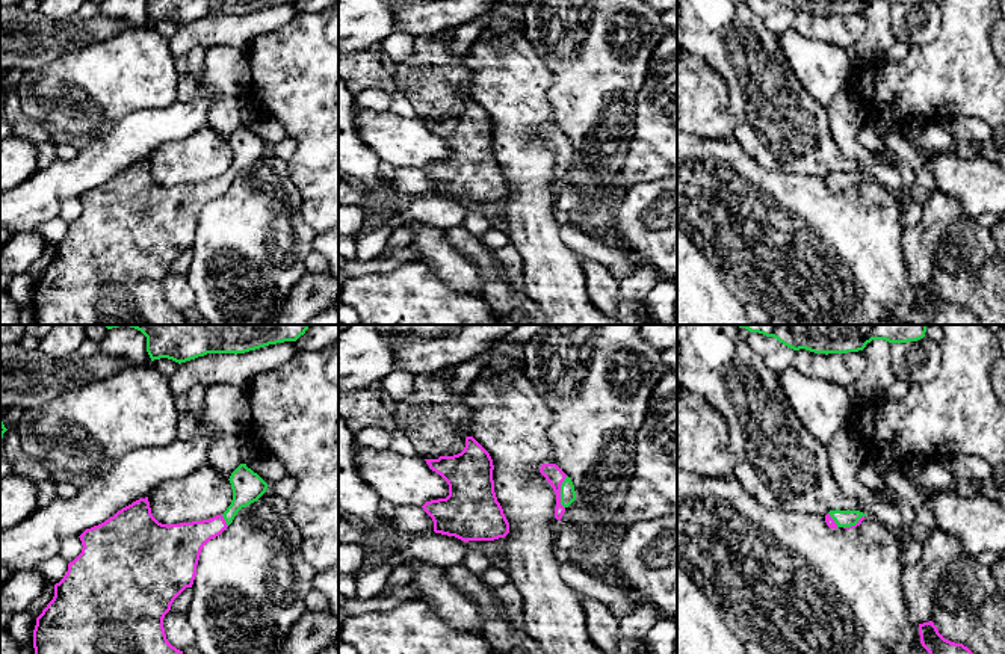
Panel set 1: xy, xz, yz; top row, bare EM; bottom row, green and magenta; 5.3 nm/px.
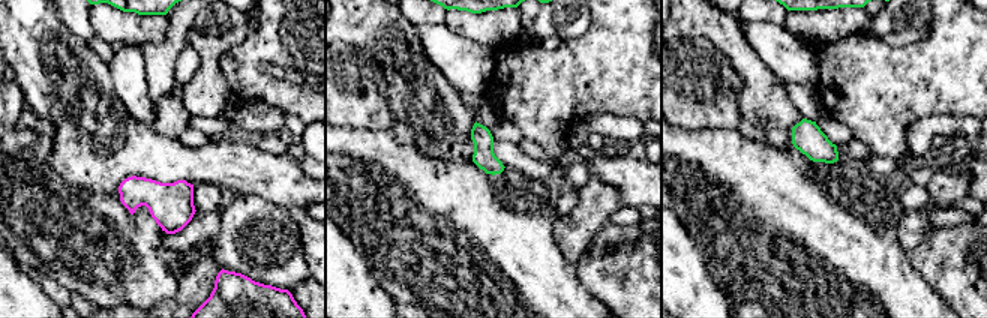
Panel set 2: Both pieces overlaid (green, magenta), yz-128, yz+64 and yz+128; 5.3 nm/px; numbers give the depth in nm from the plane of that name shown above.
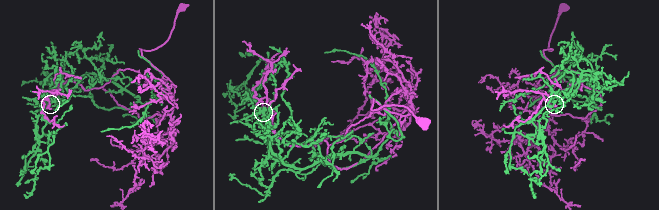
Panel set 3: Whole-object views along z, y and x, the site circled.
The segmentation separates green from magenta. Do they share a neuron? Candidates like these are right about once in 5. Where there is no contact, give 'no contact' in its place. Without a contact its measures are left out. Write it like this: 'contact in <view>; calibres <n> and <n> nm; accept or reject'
contact in xz; calibres 80 and 100 nm; reject

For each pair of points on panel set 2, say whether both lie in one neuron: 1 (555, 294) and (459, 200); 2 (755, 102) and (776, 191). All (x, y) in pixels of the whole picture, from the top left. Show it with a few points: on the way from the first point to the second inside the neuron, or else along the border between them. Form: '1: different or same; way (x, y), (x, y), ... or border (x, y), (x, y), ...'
1: same; way (531, 272), (483, 224)
2: different; border (737, 129), (747, 138), (780, 149), (794, 149)

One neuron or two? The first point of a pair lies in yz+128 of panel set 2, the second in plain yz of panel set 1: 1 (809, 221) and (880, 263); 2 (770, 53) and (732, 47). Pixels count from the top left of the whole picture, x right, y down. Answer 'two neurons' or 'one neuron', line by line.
1: one neuron
2: two neurons

